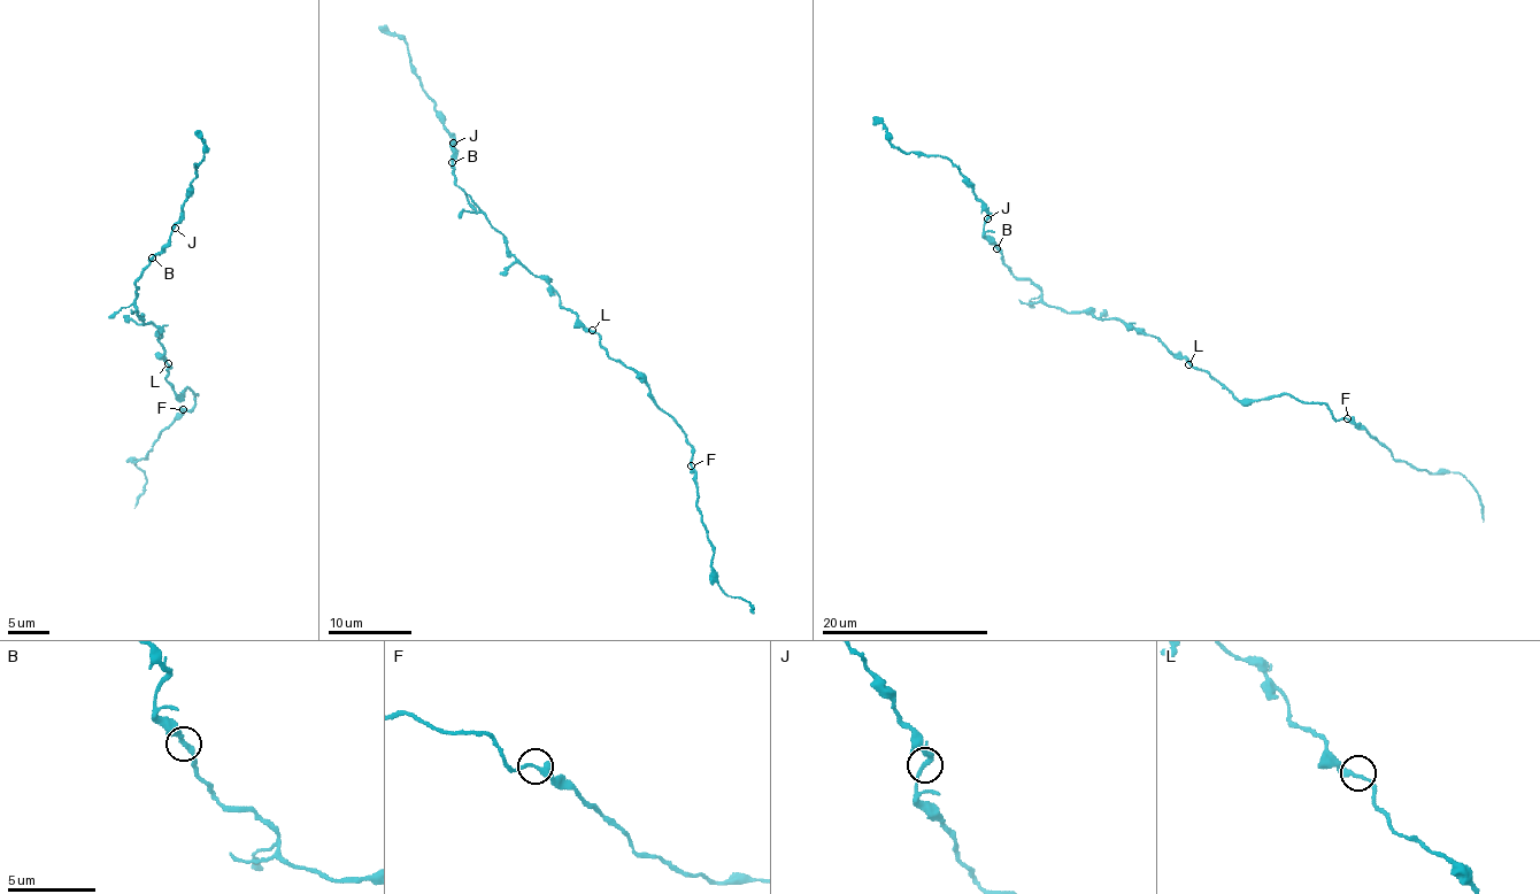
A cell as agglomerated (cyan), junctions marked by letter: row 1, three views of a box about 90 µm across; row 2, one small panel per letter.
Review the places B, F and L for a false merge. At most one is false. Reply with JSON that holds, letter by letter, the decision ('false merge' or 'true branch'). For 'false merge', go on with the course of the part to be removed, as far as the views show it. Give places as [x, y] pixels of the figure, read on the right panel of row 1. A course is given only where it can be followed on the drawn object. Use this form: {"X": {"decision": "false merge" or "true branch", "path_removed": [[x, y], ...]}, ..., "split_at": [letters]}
{"B": {"decision": "true branch"}, "F": {"decision": "true branch"}, "L": {"decision": "true branch"}, "split_at": []}

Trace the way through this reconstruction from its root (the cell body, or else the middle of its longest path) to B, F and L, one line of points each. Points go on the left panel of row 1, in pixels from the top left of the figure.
B: (160, 344), (159, 326), (139, 320), (136, 308), (137, 283), (152, 259)
F: (160, 344), (170, 369), (166, 377), (176, 395), (190, 387), (198, 397), (194, 406), (183, 409)
L: (160, 344), (161, 355), (168, 363)

